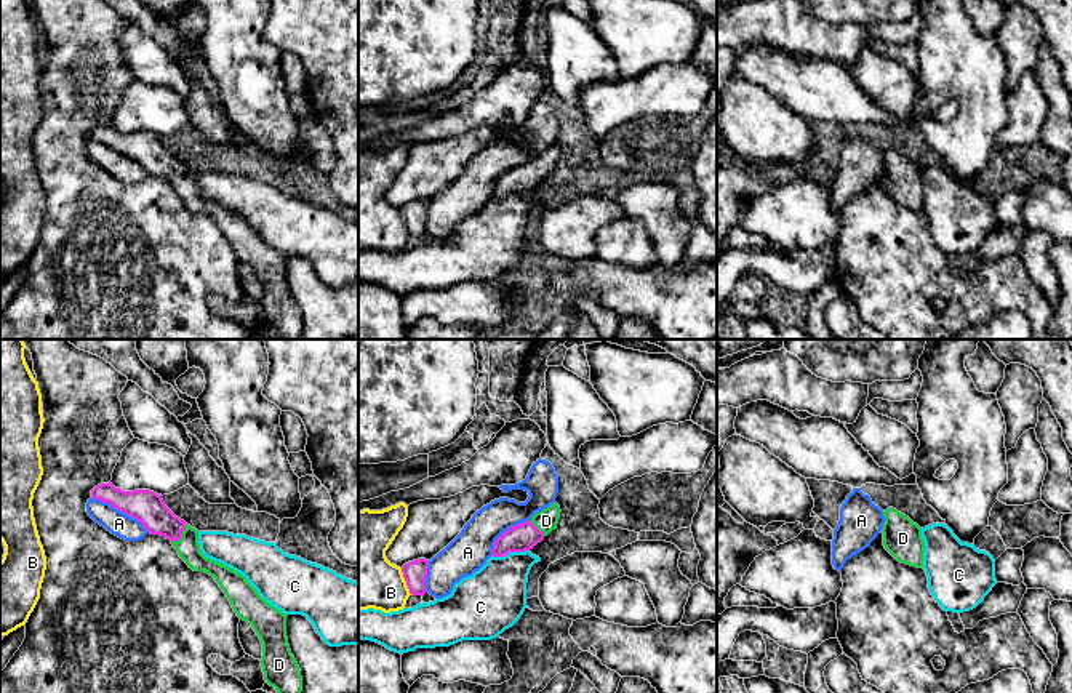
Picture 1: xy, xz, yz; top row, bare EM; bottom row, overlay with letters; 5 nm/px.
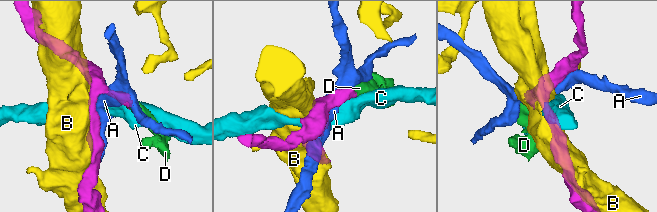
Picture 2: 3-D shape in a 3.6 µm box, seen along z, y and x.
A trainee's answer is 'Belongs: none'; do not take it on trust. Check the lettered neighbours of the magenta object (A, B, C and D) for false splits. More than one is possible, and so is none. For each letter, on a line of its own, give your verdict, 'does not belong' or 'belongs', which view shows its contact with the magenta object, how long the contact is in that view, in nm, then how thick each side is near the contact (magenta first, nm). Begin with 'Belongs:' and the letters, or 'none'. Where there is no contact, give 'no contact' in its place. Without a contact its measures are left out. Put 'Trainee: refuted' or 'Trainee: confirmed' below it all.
Belongs: D
A: does not belong | xy | 340 nm | 160/120 nm
B: does not belong | xz | 140 nm | 120/340 nm
C: does not belong | xz | 190 nm | 140/320 nm
D: belongs | xy | 130 nm | 160/120 nm
Trainee: refuted

